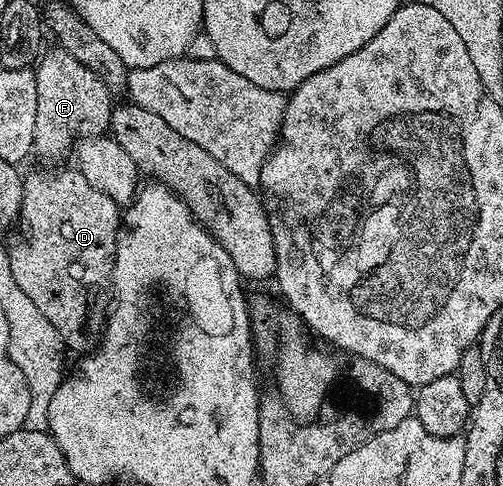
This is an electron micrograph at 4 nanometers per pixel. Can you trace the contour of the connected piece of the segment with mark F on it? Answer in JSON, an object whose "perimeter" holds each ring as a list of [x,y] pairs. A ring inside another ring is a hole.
{"perimeter":[[[52,47],[35,66],[38,79],[38,120],[34,122],[32,153],[44,161],[60,161],[71,154],[74,143],[85,137],[102,137],[109,132],[114,108],[113,92],[90,71],[82,67],[65,49]]]}

